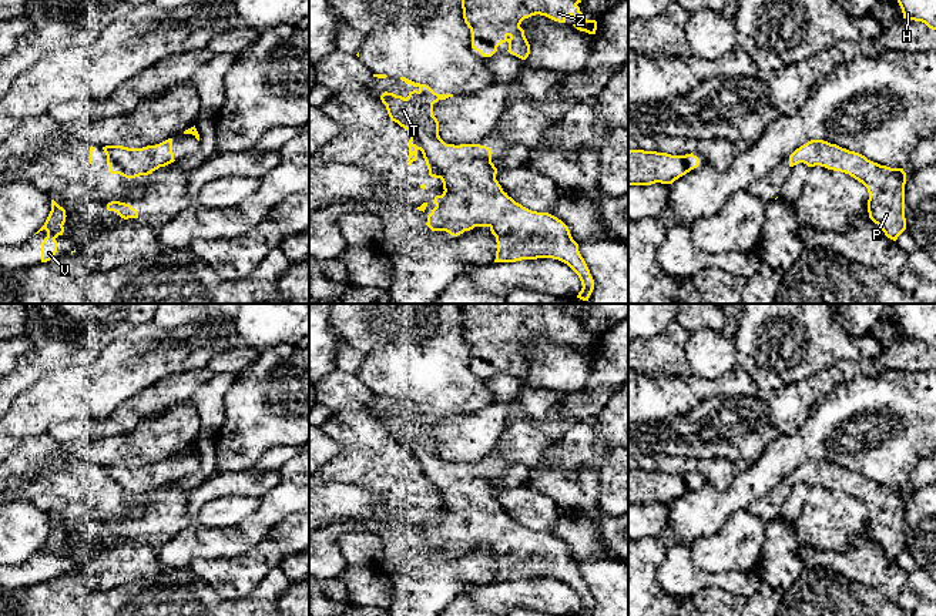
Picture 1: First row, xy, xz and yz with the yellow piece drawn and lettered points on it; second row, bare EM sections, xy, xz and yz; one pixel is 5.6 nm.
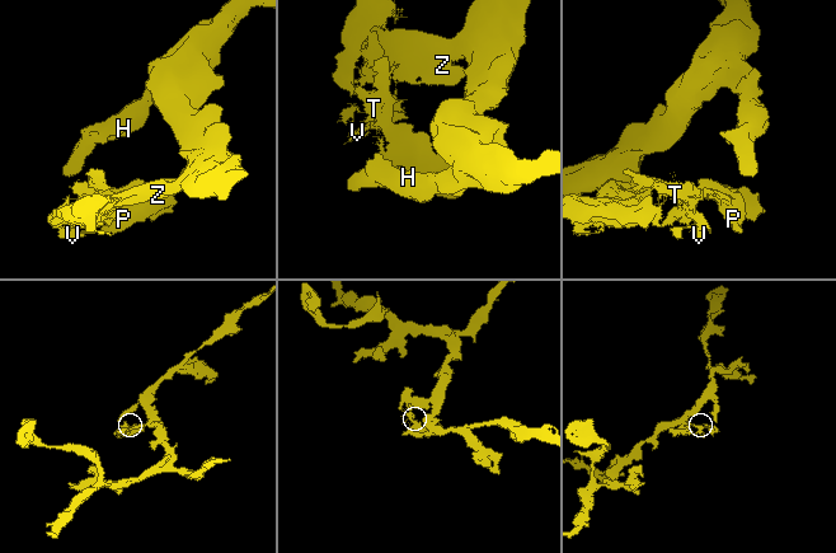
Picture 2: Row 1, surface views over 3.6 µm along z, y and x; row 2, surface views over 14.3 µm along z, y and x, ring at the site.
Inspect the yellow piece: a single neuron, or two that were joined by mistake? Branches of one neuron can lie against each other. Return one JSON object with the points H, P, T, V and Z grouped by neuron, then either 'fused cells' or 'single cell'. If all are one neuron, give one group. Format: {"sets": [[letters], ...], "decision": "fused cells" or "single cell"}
{"sets": [["H", "T", "V", "Z"], ["P"]], "decision": "fused cells"}

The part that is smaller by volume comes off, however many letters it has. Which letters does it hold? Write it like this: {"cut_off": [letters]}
{"cut_off": ["P"]}

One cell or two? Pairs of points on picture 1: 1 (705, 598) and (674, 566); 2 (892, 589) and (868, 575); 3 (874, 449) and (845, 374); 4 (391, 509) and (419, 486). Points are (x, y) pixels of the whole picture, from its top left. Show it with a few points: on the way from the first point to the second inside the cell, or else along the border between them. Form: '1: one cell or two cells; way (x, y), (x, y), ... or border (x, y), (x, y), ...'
1: two cells; border (731, 592), (717, 588), (700, 588), (690, 596)
2: one cell; way (886, 583), (878, 575), (874, 575)
3: two cells; border (861, 374), (838, 382), (819, 399)
4: one cell; way (398, 508), (412, 494)

